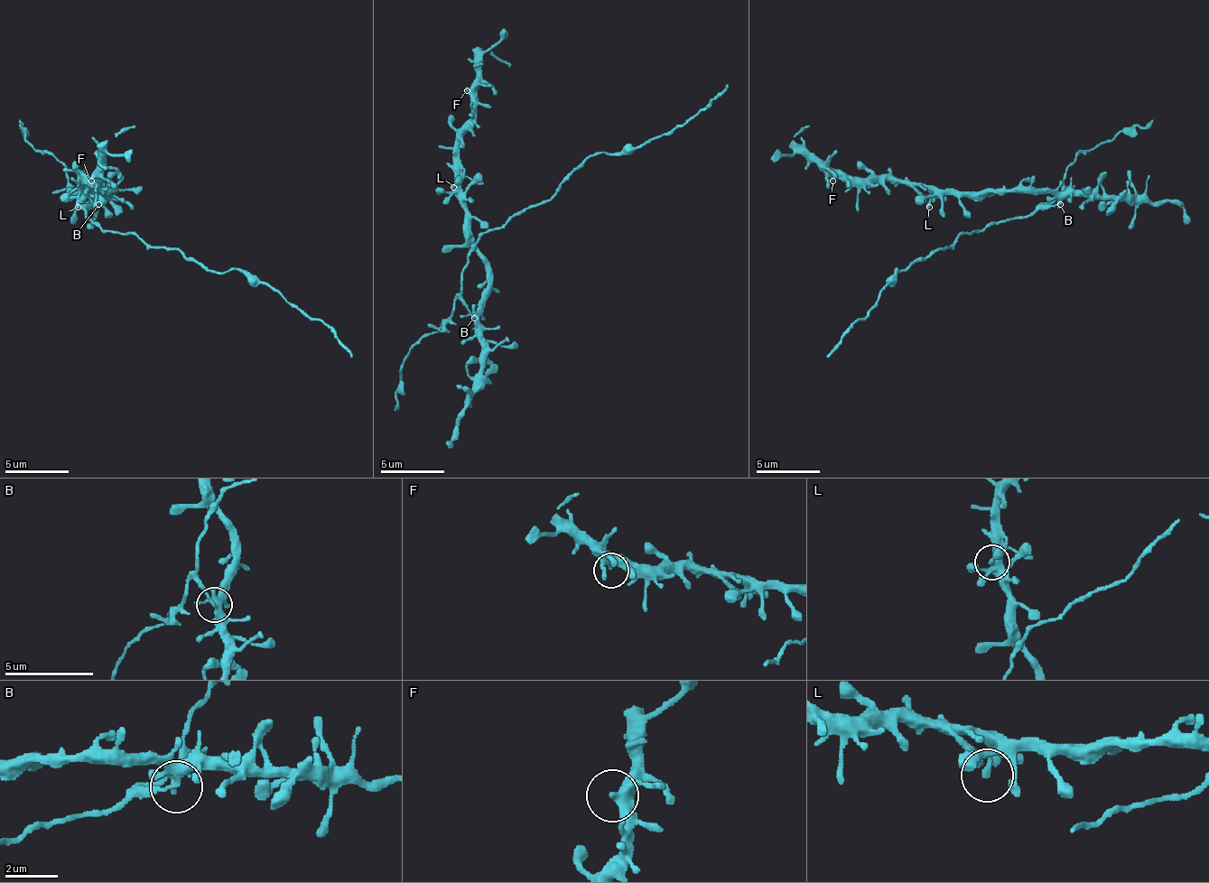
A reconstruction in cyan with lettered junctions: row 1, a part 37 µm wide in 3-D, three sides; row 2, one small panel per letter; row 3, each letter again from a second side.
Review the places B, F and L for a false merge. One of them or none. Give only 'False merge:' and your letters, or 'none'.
False merge: B

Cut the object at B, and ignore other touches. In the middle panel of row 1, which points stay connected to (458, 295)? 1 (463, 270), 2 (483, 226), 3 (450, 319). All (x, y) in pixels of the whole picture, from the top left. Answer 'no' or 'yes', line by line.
1: yes
2: no
3: yes

